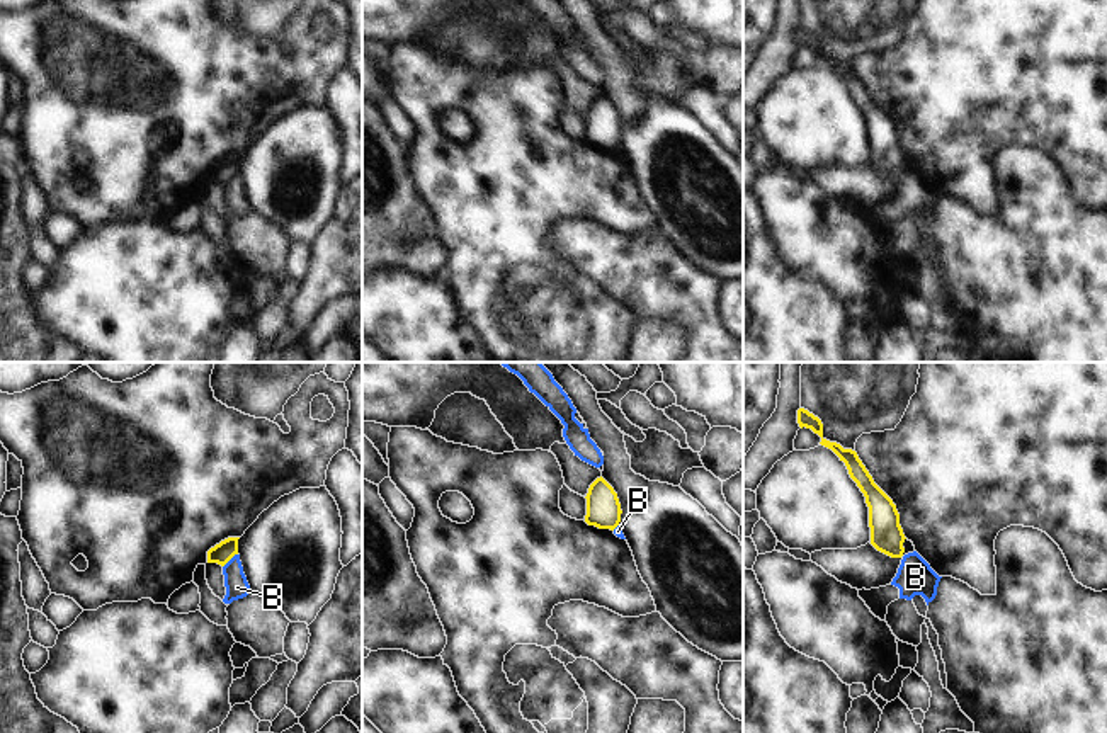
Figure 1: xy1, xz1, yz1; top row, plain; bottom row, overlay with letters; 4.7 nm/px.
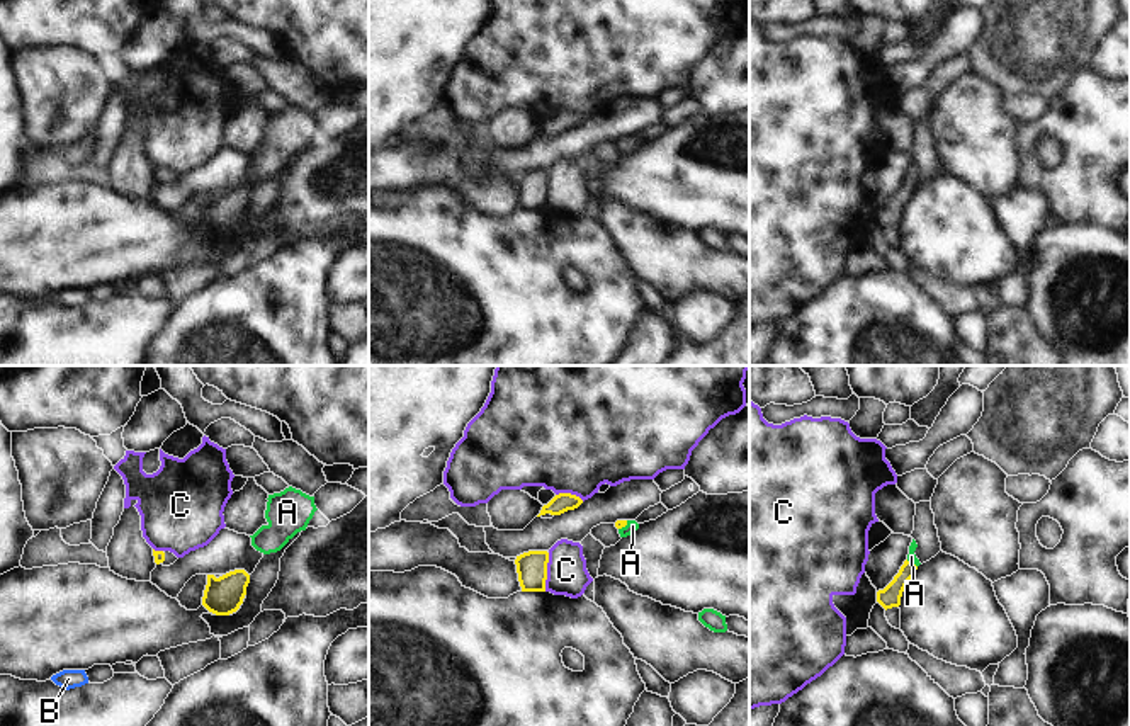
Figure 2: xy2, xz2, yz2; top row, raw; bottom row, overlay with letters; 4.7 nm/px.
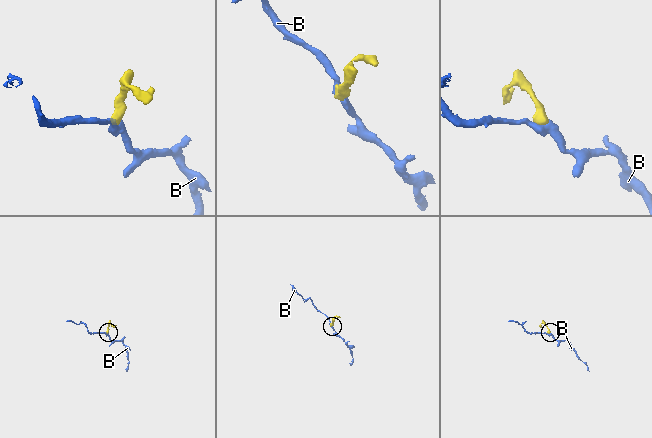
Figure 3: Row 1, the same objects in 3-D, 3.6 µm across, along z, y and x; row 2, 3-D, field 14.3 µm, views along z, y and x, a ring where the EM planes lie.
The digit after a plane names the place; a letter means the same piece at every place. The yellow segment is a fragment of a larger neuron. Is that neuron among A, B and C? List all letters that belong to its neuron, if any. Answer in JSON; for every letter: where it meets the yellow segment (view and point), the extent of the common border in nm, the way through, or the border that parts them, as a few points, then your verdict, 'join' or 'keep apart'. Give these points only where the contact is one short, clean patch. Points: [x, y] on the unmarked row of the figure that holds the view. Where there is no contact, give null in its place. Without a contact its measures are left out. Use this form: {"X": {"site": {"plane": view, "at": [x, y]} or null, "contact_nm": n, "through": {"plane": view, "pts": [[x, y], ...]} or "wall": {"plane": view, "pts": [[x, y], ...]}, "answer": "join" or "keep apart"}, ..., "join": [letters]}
{"A": {"site": {"plane": "yz2", "at": [909, 181]}, "contact_nm": 70, "through": {"plane": "yz2", "pts": [[889, 216], [906, 192], [909, 181], [911, 175]]}, "answer": "join"}, "B": {"site": {"plane": "xy1", "at": [230, 177]}, "contact_nm": 100, "wall": {"plane": "xy1", "pts": [[237, 172], [223, 186]]}, "answer": "keep apart"}, "C": {"site": {"plane": "xz2", "at": [546, 191]}, "contact_nm": 190, "answer": "keep apart"}, "join": ["A"]}

